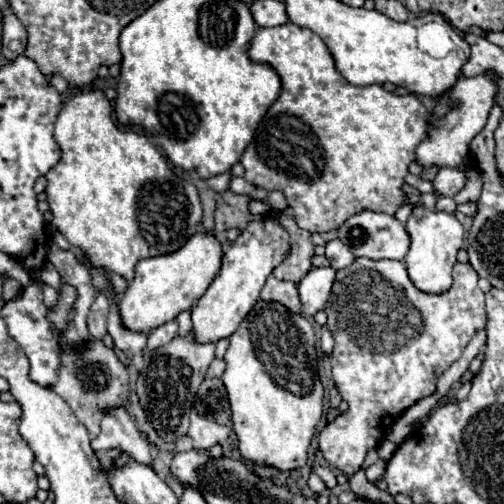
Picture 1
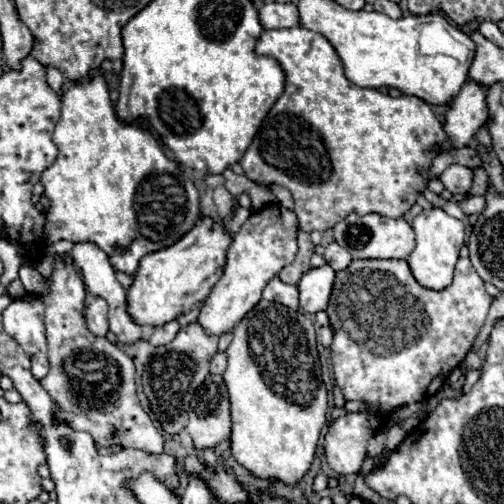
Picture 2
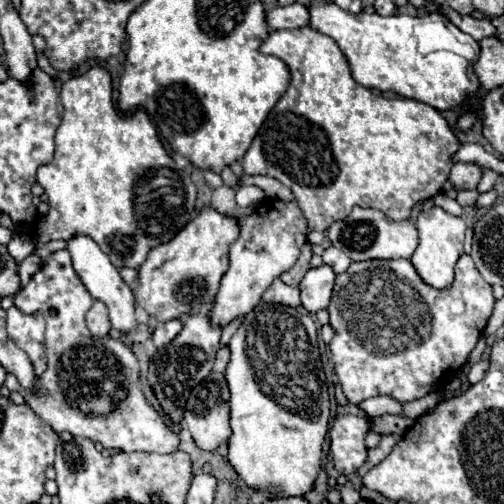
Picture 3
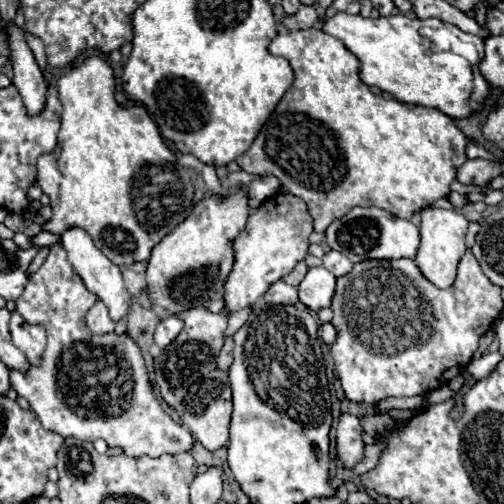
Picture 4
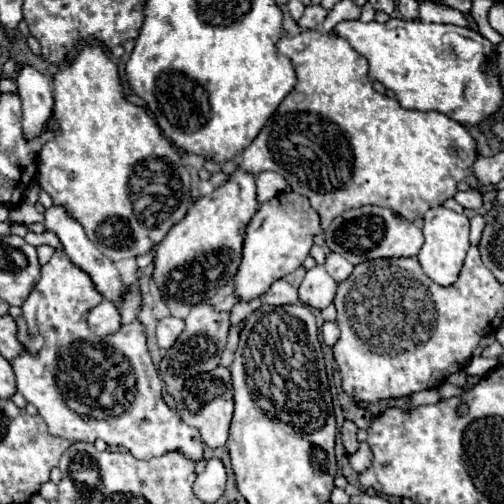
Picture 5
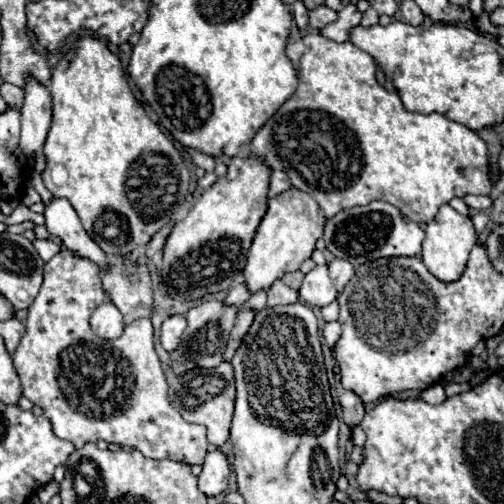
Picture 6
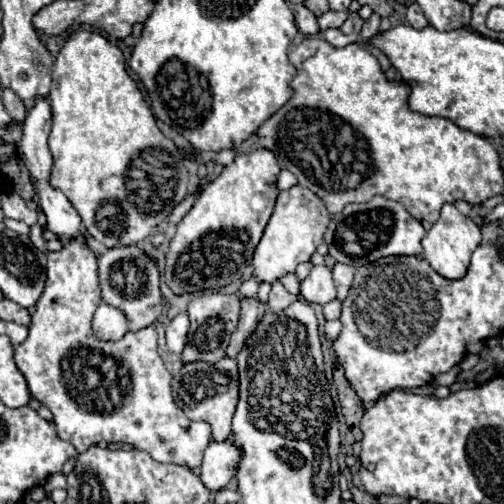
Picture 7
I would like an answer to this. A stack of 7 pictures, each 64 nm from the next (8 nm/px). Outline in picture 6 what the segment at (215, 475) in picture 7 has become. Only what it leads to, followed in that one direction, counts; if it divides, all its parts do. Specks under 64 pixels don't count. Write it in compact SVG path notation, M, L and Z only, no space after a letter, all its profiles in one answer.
M212 448L202 464L202 474L198 476L198 488L206 496L218 496L228 488L228 476L230 476L228 456L222 450Z

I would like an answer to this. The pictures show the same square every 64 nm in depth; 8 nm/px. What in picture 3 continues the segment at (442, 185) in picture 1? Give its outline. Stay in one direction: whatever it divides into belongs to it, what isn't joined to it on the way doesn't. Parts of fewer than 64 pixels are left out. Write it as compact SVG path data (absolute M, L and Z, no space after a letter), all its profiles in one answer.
M452 164L448 180L454 190L474 190L482 176L482 168L476 164Z

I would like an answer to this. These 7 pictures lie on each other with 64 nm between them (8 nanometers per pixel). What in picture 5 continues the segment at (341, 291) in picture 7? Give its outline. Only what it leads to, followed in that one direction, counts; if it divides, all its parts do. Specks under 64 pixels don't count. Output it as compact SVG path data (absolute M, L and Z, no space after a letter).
M328 254L326 256L326 262L324 262L324 268L328 270L328 274L336 280L336 282L340 282L340 280L346 280L350 274L352 274L352 264L348 262L348 260L344 260L340 254Z

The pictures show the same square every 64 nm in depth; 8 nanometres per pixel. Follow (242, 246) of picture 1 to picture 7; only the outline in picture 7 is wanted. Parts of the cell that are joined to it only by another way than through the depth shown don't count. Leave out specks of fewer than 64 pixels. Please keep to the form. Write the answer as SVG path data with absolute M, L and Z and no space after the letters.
M292 186L290 190L280 192L274 204L274 212L264 228L264 234L252 258L252 268L254 268L254 276L258 278L258 282L272 284L284 274L294 272L298 264L308 262L310 256L316 252L318 244L322 242L322 236L328 228L330 218L332 216L324 208L322 200L314 192L308 192L308 188Z

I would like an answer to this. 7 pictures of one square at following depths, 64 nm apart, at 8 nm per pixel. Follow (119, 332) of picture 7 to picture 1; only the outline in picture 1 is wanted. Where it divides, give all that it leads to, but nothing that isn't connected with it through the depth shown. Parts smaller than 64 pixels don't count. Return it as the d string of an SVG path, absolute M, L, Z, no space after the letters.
M98 294L94 304L92 304L92 308L90 308L90 314L88 314L88 330L90 330L92 338L102 340L102 336L106 334L108 312L110 312L108 296L106 294Z

